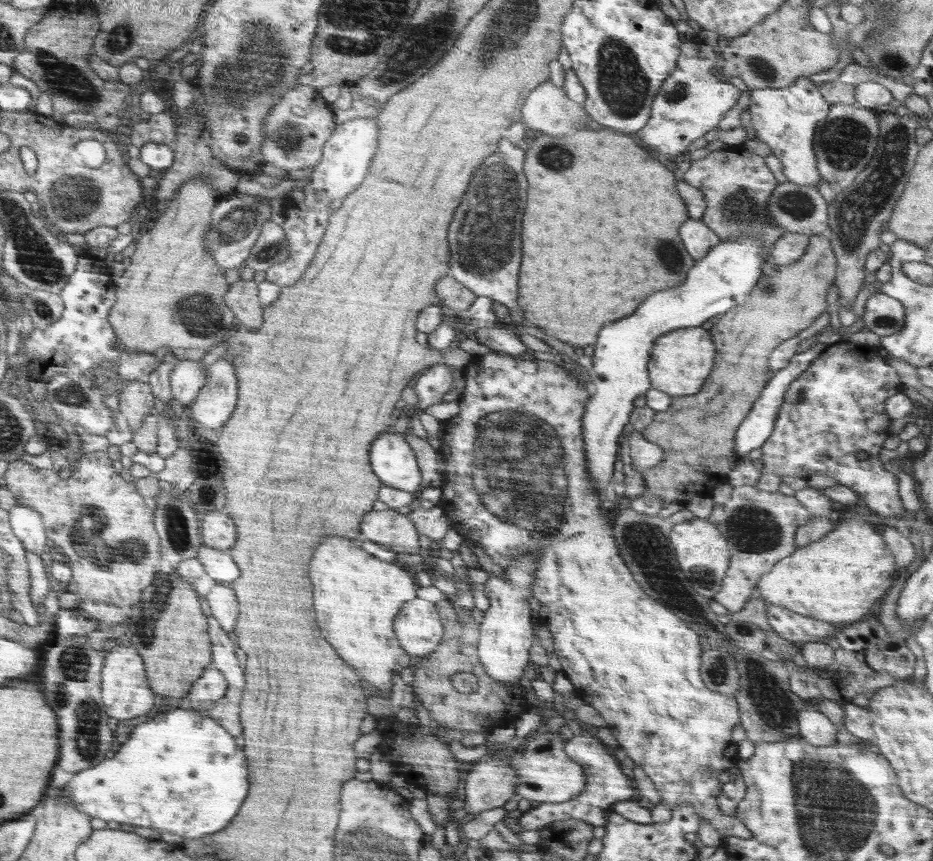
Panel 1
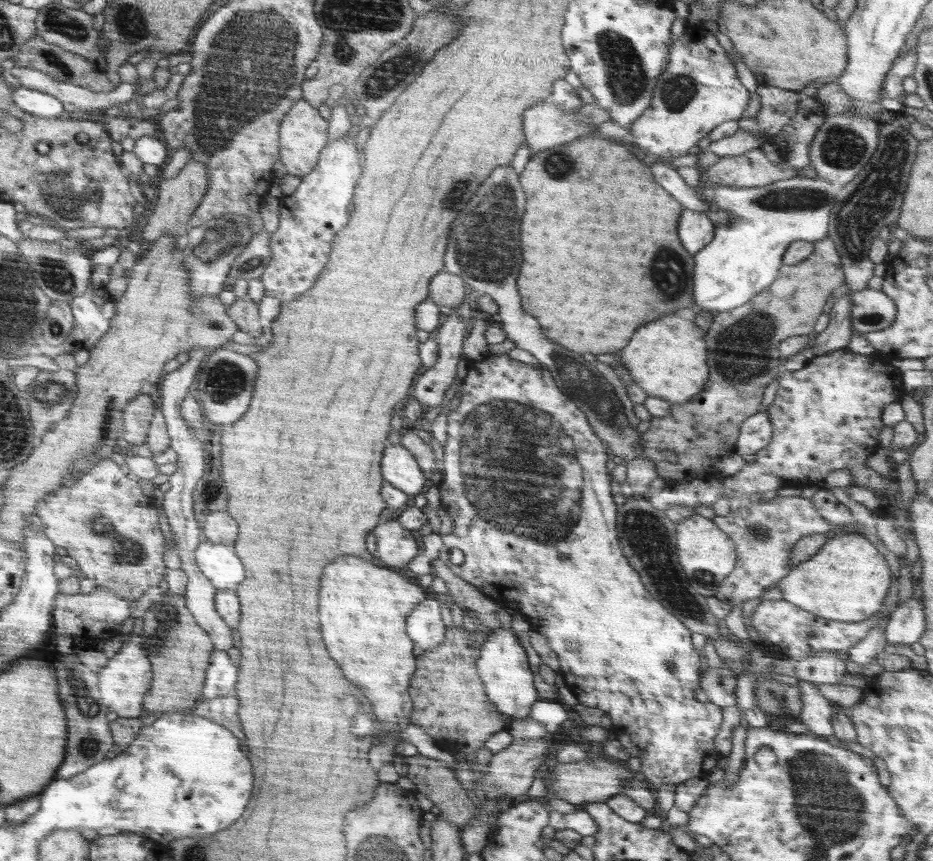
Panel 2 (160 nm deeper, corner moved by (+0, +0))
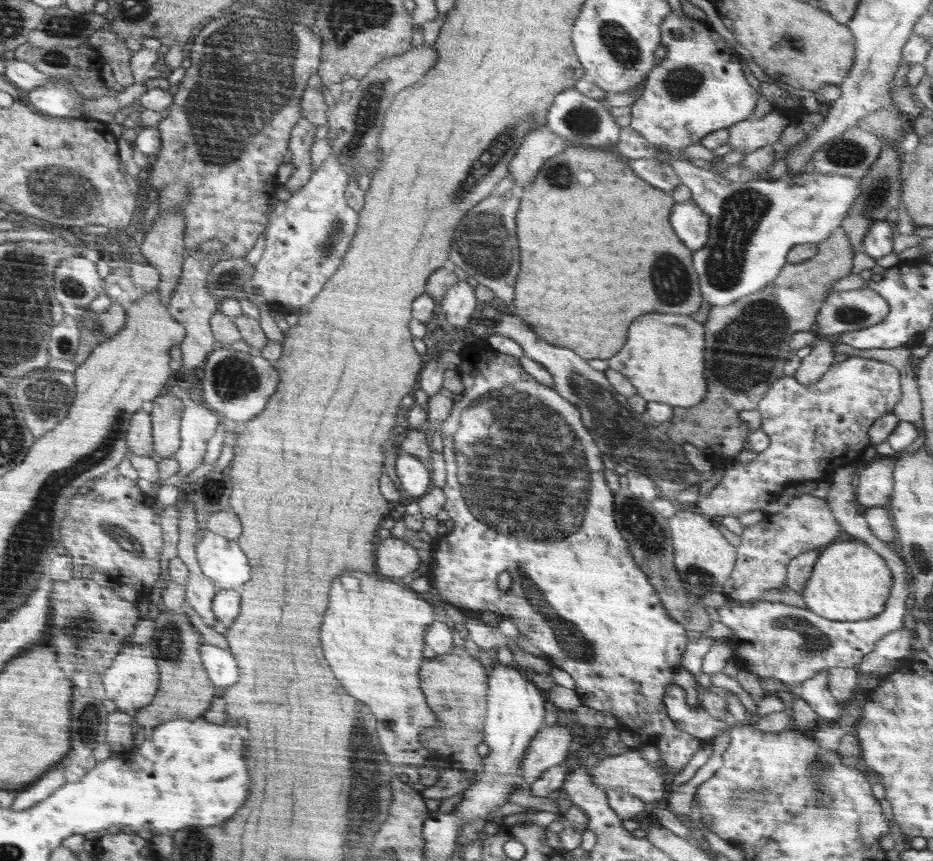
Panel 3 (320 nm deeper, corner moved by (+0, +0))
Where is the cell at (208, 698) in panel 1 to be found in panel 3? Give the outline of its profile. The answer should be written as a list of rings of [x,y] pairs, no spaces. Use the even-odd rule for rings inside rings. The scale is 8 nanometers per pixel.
[[[204,644],[204,666],[208,666],[208,674],[216,682],[216,692],[222,692],[238,680],[238,666],[228,650]]]

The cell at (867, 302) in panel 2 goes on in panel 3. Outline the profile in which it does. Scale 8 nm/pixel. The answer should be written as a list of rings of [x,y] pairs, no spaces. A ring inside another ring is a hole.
[[[865,281],[860,289],[831,290],[824,299],[821,309],[815,316],[814,331],[818,337],[836,337],[842,333],[862,330],[884,320],[889,313],[889,304],[882,295],[873,291]]]

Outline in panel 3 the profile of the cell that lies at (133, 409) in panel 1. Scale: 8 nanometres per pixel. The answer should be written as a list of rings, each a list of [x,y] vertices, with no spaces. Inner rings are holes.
[[[140,409],[131,418],[131,425],[127,430],[127,446],[136,456],[150,457],[154,450],[150,412]]]

